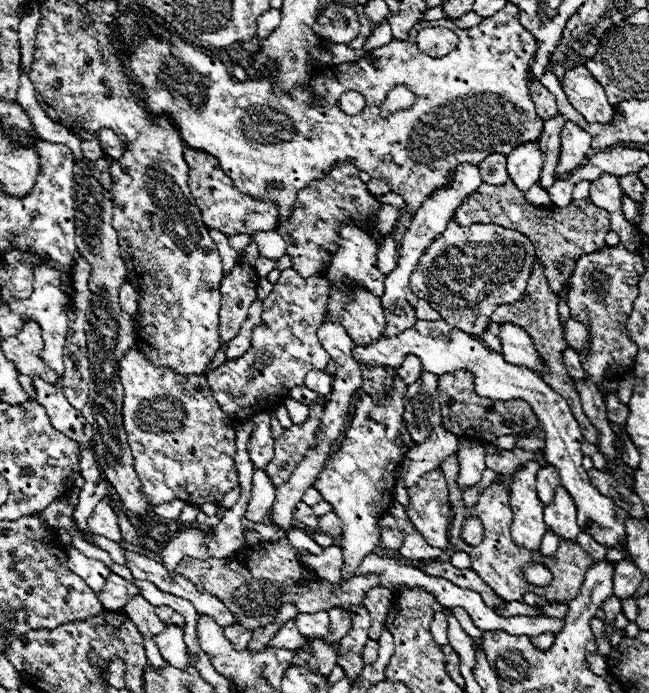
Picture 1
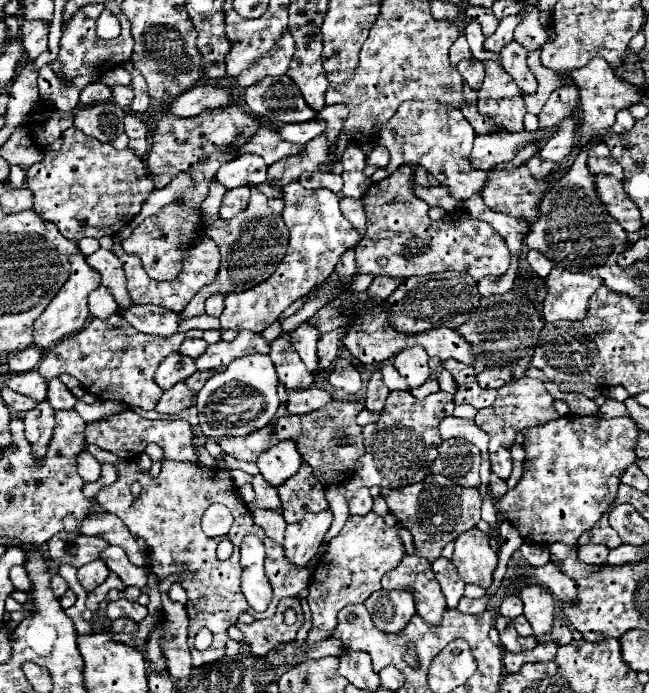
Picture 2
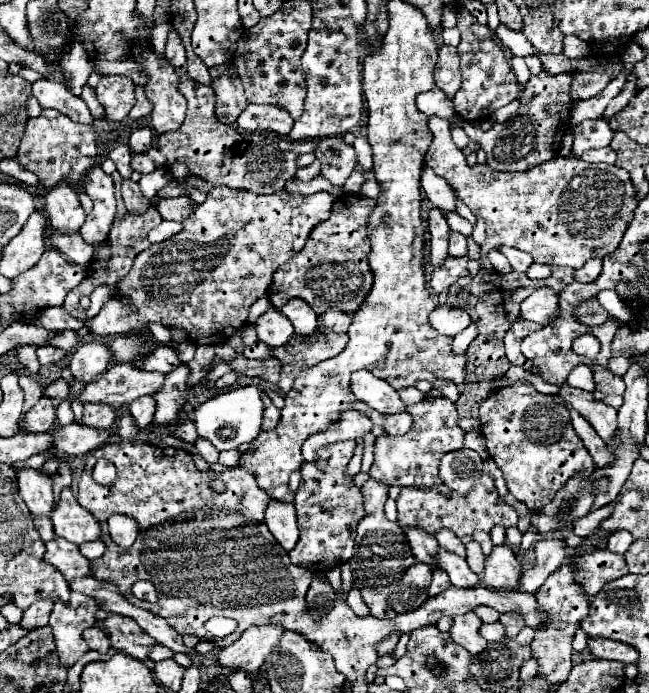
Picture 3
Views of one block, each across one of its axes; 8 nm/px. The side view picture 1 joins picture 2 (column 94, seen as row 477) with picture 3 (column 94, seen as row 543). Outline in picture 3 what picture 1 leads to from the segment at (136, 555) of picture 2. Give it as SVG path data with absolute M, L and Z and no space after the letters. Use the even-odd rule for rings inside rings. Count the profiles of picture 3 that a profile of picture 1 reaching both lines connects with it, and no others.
M58 506L52 512L54 532L74 544L84 544L100 538L98 520L82 506Z

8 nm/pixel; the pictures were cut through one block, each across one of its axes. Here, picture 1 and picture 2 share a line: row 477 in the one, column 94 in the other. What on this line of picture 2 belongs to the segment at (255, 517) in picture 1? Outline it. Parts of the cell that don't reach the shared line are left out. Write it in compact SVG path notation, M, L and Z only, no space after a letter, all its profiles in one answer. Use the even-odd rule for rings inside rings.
M100 248L98 252L86 256L86 262L100 272L102 286L106 286L112 292L118 306L128 308L132 304L132 300L126 290L126 276L124 276L124 268L122 268L122 262L118 260L118 256L112 250Z

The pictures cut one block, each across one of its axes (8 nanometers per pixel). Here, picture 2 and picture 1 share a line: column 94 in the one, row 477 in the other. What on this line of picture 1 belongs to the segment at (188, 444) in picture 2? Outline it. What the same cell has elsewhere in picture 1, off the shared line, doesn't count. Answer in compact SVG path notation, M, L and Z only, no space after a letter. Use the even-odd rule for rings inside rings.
M440 468L426 472L416 486L408 488L410 504L404 508L410 522L430 546L446 550L452 508L448 502L448 484Z

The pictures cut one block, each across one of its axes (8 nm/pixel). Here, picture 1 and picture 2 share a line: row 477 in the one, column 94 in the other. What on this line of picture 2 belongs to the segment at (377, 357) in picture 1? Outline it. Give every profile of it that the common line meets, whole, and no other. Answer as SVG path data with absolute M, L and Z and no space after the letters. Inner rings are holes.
M102 558L78 568L78 580L86 592L92 592L92 588L96 588L98 584L102 584L106 580L106 576L108 576L108 568Z

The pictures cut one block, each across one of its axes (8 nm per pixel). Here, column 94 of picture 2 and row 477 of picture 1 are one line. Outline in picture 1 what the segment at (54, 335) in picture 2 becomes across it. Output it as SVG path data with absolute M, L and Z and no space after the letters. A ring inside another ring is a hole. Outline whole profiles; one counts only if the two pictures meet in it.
M310 406L310 416L312 410L316 412L316 418L310 418L306 420L302 426L290 426L288 430L282 432L282 436L276 440L276 452L274 452L274 458L272 462L266 466L266 472L268 476L274 480L274 486L280 486L284 484L292 470L296 468L296 464L304 458L306 450L310 446L314 446L314 432L318 430L320 426L320 416L322 416L322 408L320 406Z

